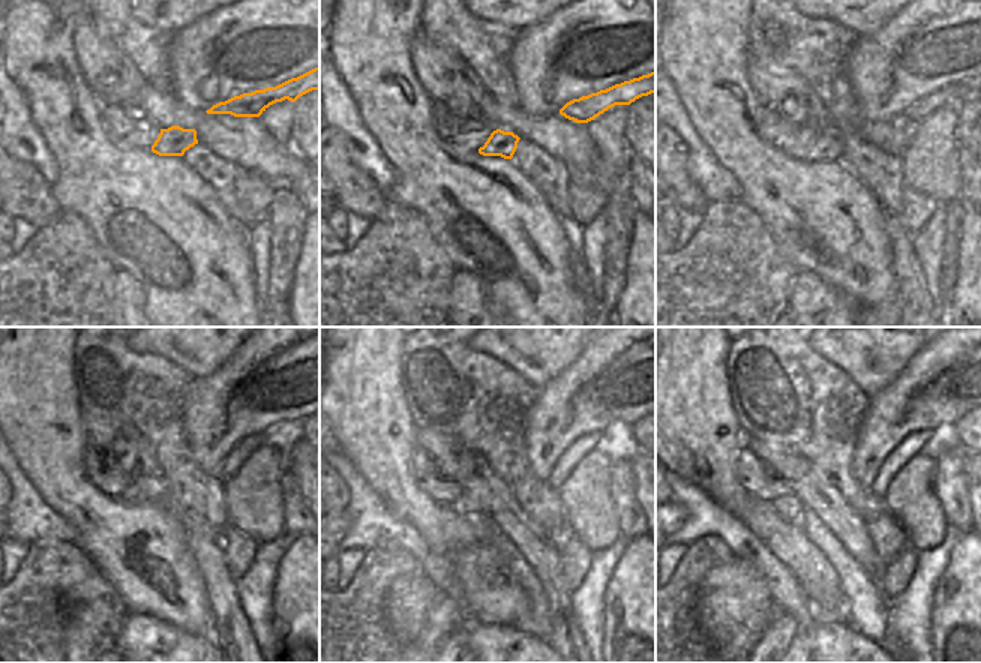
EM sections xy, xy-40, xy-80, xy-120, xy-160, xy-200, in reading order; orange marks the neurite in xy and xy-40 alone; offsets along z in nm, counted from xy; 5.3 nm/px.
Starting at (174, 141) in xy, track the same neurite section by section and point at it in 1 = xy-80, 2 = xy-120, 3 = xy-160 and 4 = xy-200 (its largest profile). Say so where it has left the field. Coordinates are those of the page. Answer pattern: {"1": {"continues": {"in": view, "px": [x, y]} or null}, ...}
{"1": {"continues": {"in": "xy-80", "px": [828, 147]}}, "2": {"continues": {"in": "xy-120", "px": [147, 486]}}, "3": {"continues": {"in": "xy-160", "px": [461, 504]}}, "4": {"continues": {"in": "xy-200", "px": [789, 507]}}}

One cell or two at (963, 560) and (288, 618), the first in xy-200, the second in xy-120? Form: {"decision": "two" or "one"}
{"decision": "one"}

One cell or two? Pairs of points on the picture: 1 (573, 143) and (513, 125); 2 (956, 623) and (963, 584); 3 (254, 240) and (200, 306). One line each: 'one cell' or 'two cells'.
1: one cell
2: one cell
3: two cells

